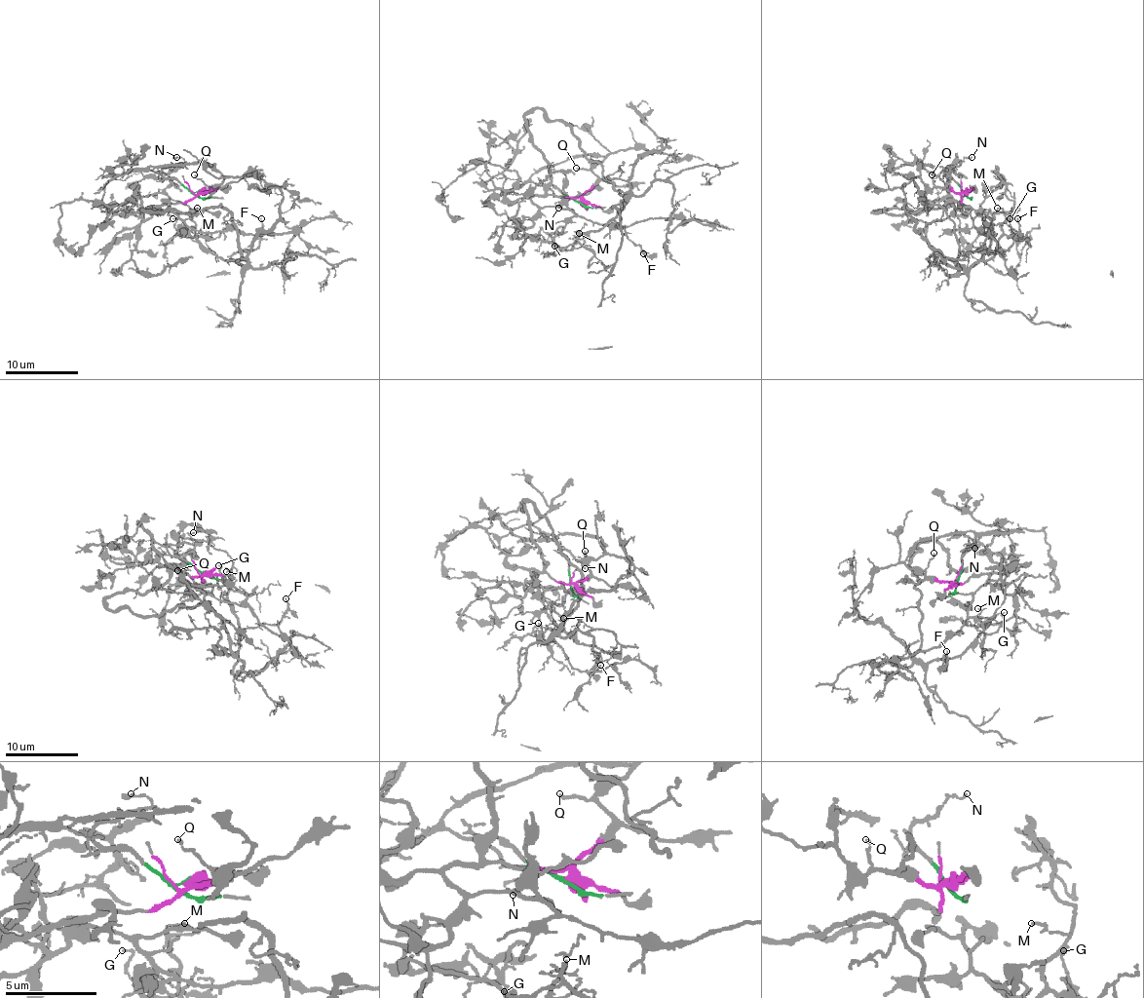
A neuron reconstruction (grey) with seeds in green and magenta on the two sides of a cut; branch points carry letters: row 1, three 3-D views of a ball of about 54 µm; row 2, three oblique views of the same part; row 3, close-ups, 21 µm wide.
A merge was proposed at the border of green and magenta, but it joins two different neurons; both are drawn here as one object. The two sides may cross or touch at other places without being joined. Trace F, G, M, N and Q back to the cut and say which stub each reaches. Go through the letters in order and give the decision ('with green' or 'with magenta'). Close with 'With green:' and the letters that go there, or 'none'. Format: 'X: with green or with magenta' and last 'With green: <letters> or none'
F: with magenta
G: with magenta
M: with magenta
N: with green
Q: with magenta
With green: N

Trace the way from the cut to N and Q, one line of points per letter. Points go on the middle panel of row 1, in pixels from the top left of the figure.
N: (581, 202), (558, 189), (542, 185), (556, 196), (566, 198), (556, 204), (558, 207)
Q: (581, 202), (582, 194), (596, 178), (577, 167)

